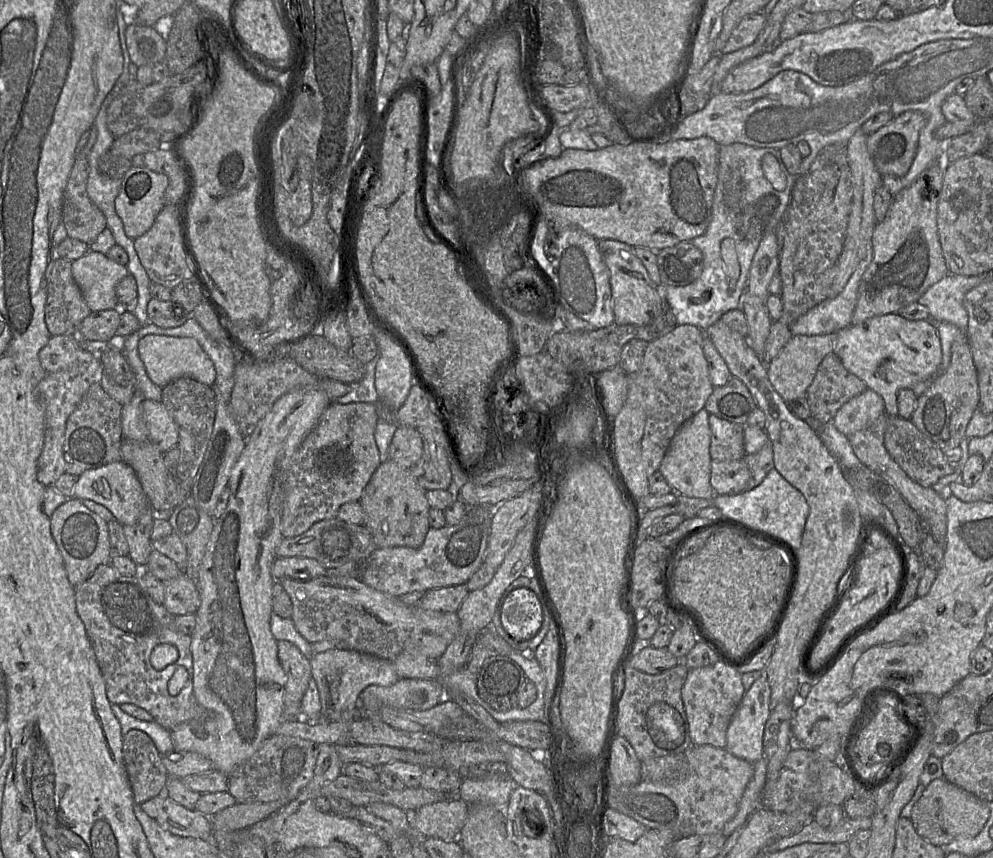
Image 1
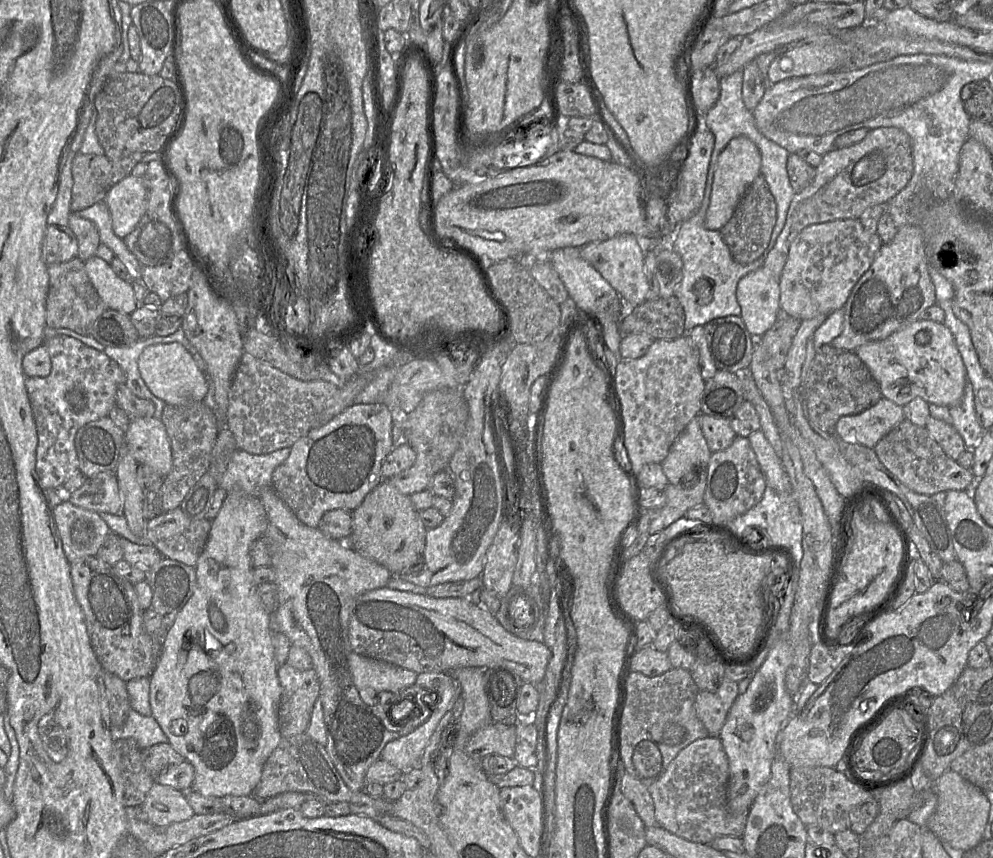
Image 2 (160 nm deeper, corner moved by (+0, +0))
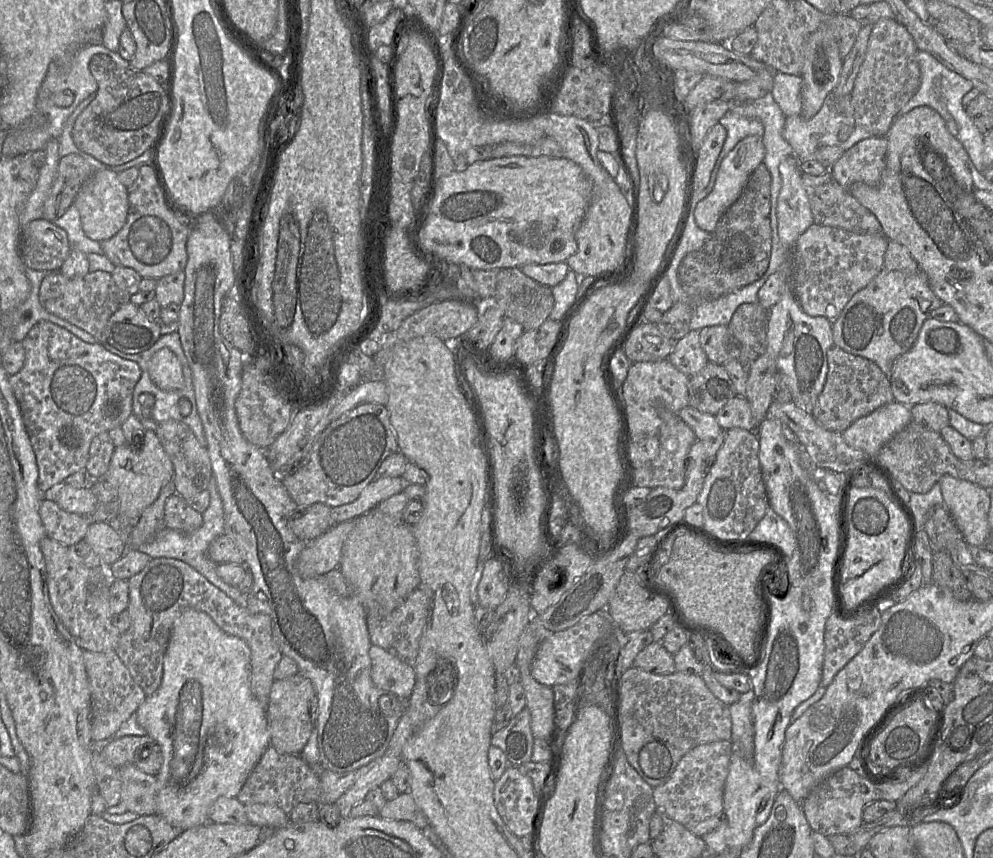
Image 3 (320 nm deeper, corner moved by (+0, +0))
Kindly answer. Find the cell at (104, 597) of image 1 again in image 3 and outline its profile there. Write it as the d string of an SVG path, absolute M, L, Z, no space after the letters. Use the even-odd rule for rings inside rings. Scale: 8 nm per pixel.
M48 536L40 541L40 549L45 561L46 583L52 608L76 644L81 649L92 652L115 651L121 636L113 624L114 615L109 606L109 587L115 578L107 578L99 568L83 565L67 546Z

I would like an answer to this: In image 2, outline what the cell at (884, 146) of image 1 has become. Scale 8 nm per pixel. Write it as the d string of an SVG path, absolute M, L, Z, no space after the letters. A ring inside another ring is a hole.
M896 127L871 130L854 145L827 152L815 168L812 183L794 194L784 227L764 262L765 271L780 280L790 244L804 228L835 220L859 219L867 208L886 204L901 191L910 181L913 169L911 138Z

